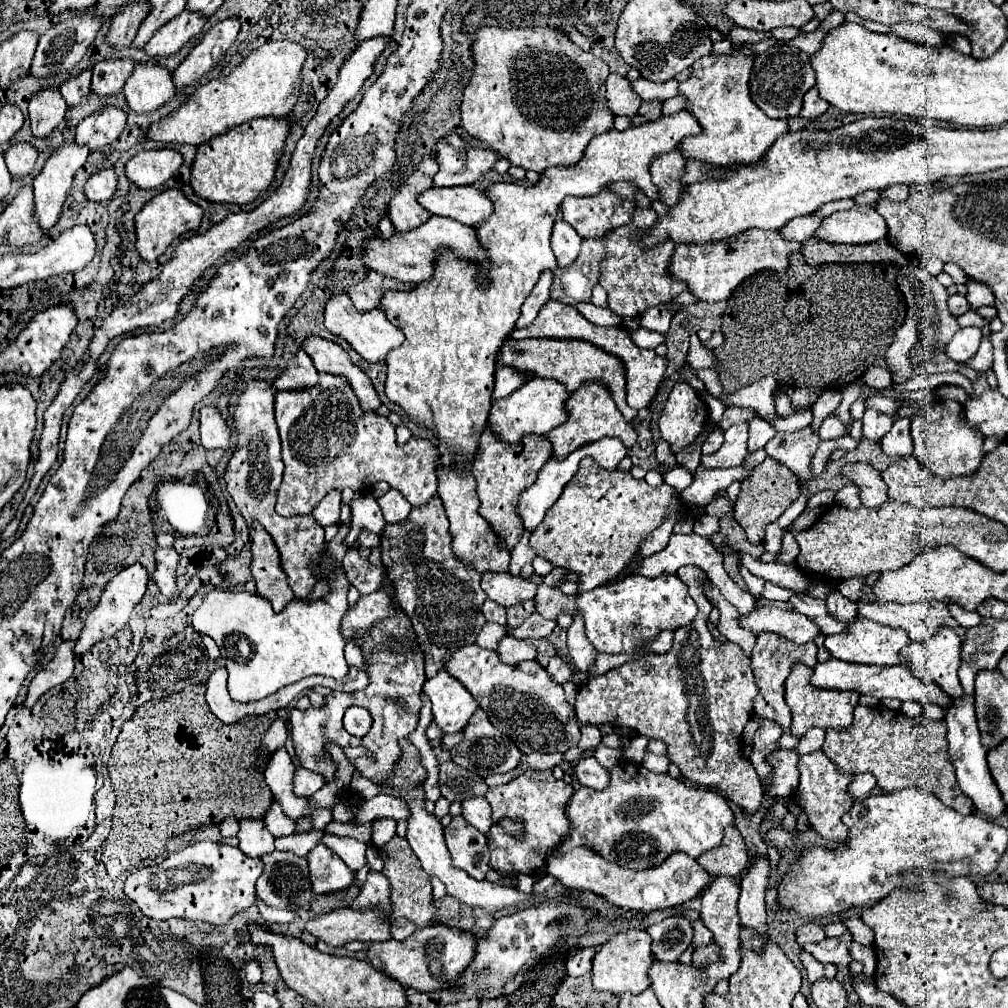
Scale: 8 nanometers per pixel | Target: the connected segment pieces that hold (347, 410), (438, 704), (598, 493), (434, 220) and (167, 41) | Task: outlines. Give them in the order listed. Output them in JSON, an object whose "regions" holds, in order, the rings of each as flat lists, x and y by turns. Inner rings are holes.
{"regions":[[[320,372,318,374,318,382,312,386,312,388,304,388,304,390,284,390,284,392,276,392,276,424,278,424,278,430,280,430,280,438,282,438,282,460,284,460,284,478,282,478,282,484,278,488,278,502,276,502,276,512,280,516,302,516,302,514,310,514,312,508,332,490,332,488,338,488,338,490,344,490,346,486,350,486,354,492,368,492,376,482,380,480,386,480,392,488,400,490,404,494,404,498,412,504,412,506,422,506,426,504,426,500,430,500,434,494,436,494,436,472,434,472,434,462,438,458,438,448,430,442,430,440,424,440,424,438,416,438,412,436,406,444,398,446,396,444,396,426,386,418,386,416,378,416,376,412,372,410,362,410,360,408,360,402,350,386,350,382,346,378,340,378,336,374,326,374,326,372]],[[440,670,428,678,422,690,432,702,432,716,442,734,460,732,470,720,470,714,478,708,474,696,450,674]],[[582,458,578,472,566,484,556,504,546,512,542,524,530,534,528,544,536,552,536,556,548,560,552,566,560,566,570,572,576,572,578,594,582,594,596,586,602,586,606,580,616,578,632,560,638,544,662,524,664,516,670,512,676,500,678,498,674,496,674,488,668,484,662,484,660,488,652,488,646,484,646,480,636,480,628,470,610,472,602,468,598,462,594,462,592,458]],[[430,216,424,224,416,226,414,230,406,230,406,232,394,230,390,238,384,238,382,234,364,238,364,264,370,270,376,270,390,278,396,278,400,282,418,284,432,276,434,254,442,246,450,246,454,250,454,254,462,254,462,256,468,256,470,260,478,260,482,264,482,268,486,268,486,262,484,262,486,254,482,252,482,246,478,246,474,228,462,226,460,222,454,222,454,220,442,218,442,216]],[[184,10,176,18,172,18,168,24,160,26,154,36,148,40,144,50,150,56,168,56,176,54,184,44,190,42,190,38,198,36,206,18,200,12]]]}

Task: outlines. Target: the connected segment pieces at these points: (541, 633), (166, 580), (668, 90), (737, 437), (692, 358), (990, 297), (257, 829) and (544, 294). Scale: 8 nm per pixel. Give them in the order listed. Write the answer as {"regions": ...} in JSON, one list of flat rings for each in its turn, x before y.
{"regions":[[[530,614,530,618,526,618,526,622,518,628,512,628,510,630,510,636,512,638,518,638,518,640,528,640,528,638,546,638,550,636,550,632,554,630,556,626,556,620,546,620,542,618,540,614]],[[156,548,156,572,152,580,156,582,160,594,170,596,176,590,176,568,178,568,178,552,174,548]],[[646,78,634,80,630,82,634,92,642,98,642,100,660,100,664,102,666,98,672,98,678,94,679,81,672,79,670,82,650,82]],[[738,422,730,426,730,430,724,432,724,444,718,452,702,456,700,466,702,468,730,468,744,462,748,450,748,422]],[[696,332,690,334,690,352,688,352,688,364,694,368,694,370,700,370,700,368,712,368,714,366,714,358,710,358,710,350,702,346,702,342,698,340]],[[968,278,966,286,968,286,966,300,970,304,970,310,978,310,982,306,992,306,994,304,994,294,992,294,990,286,982,286,980,282,974,282,972,278]],[[242,818,238,830,238,848,250,856,260,858,264,854,274,852,274,836,268,832,262,820,256,818]],[[544,270,538,284,530,292,530,296,526,298,526,302,522,306,522,314,520,314,518,322,516,322,516,326,528,326,536,318,540,306,550,298,550,282,552,282,552,272]]]}

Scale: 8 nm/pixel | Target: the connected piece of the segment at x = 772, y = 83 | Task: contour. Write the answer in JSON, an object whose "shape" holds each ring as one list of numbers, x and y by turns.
{"shape":[[774,46,764,54,756,56,752,76,750,76,750,94,756,106,768,118,794,118,800,114,802,96,816,84,814,70,808,64,808,54,790,46]]}

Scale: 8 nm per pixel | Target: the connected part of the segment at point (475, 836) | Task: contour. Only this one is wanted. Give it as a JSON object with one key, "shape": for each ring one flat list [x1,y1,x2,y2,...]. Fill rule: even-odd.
{"shape":[[462,816,452,818,452,822,444,828,446,846,450,852,450,864,454,868,464,870,476,880,482,880,490,870,486,854,486,836,470,826]]}

